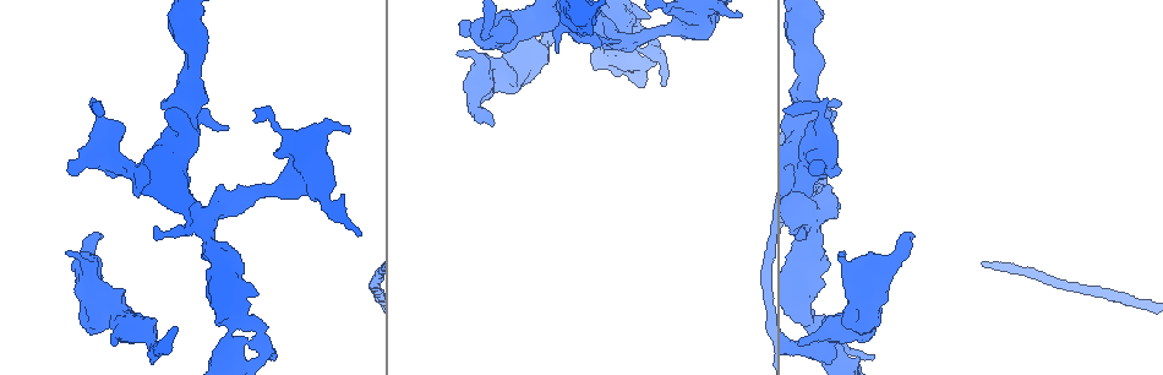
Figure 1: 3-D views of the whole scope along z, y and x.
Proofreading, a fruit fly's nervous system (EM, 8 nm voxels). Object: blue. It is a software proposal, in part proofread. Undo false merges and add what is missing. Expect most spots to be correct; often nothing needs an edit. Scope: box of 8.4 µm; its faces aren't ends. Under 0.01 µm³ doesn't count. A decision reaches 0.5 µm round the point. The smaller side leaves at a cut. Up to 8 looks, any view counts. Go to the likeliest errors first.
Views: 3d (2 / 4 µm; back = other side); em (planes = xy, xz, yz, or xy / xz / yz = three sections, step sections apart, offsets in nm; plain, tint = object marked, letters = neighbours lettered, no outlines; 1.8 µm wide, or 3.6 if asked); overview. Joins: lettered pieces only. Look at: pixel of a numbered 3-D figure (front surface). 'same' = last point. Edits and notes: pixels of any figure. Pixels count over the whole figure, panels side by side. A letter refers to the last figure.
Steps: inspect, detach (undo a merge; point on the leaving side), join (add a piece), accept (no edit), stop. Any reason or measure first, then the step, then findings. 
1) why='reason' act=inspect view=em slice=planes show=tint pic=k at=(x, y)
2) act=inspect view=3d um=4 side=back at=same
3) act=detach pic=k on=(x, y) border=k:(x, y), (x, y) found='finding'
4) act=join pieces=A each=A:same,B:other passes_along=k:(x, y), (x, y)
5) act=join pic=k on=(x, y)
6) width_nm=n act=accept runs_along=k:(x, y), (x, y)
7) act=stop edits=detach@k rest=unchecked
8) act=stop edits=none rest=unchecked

why='narrows sharply' act=inspect view=3d um=2 pic=1 at=(527, 23)

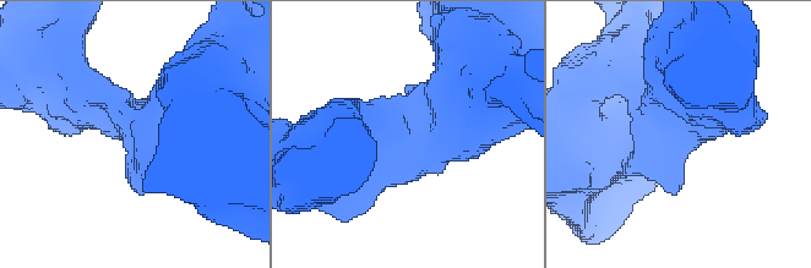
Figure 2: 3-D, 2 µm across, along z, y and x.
arms=4 act=inspect view=em slice=planes show=tint pic=2 at=(130, 116)

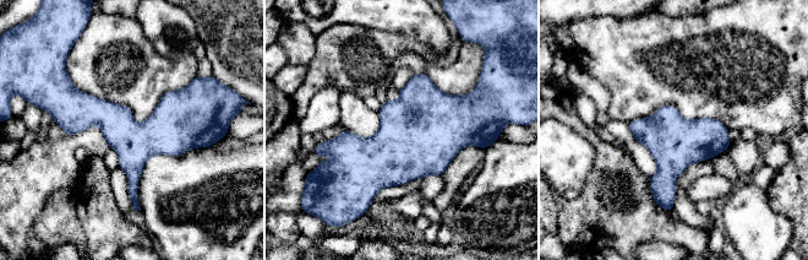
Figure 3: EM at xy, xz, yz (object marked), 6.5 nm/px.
why='what lies round it' act=inspect view=em slice=planes show=letters at=same

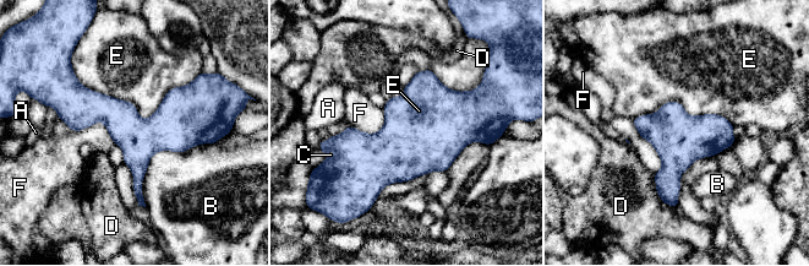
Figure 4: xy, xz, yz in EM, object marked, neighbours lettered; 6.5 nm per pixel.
act=accept each=A:other,B:other,C:other,D:other,E:other,F:other border=4:(72, 69), (142, 118), (195, 79) found='continuous, no second neuron'

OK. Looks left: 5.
why='narrows sharply' act=inspect view=em um=3.6 slice=planes show=letters pic=1 at=(856, 311)

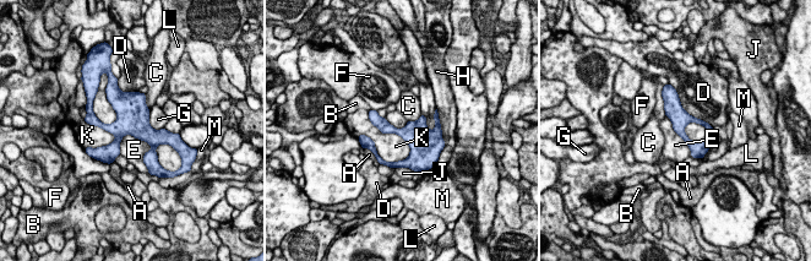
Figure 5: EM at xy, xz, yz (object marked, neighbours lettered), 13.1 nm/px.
longest_contact=K:800nm act=accept each=A:other,B:other,C:other,D:other,E:other,F:other,G:other,H:other,J:other,K:other,L:other,M:other runs_along=5:(669, 96), (681, 134), (700, 155) found='one neuron here'

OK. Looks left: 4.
act=inspect view=3d um=2 pic=1 at=(203, 229)

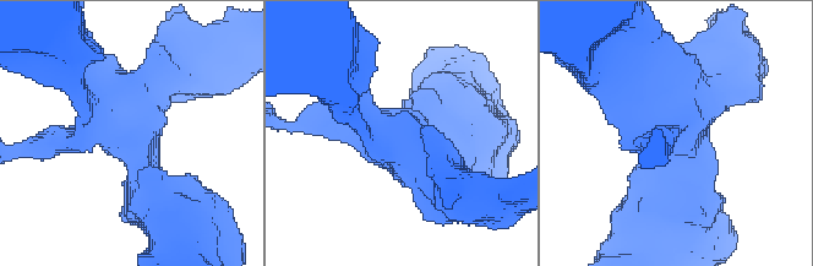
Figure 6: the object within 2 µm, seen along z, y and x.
act=inspect view=em slice=xz step=8 show=tint pic=6 at=(675, 133)

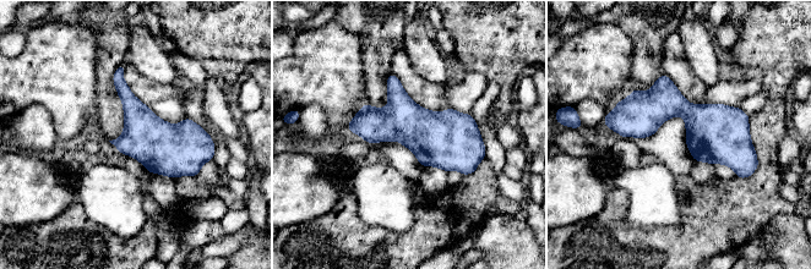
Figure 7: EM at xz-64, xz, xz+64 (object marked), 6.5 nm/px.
act=inspect view=em slice=planes show=letters at=same

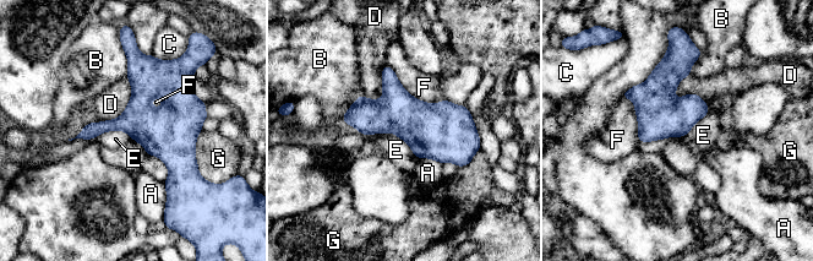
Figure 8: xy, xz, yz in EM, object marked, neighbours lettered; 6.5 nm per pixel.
width_nm=320 act=accept each=A:other,B:other,C:other,D:other,E:other,F:other,G:other border=8:(709, 112), (686, 135), (639, 143) found='all the same neuron'

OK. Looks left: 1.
act=stop edits=none rest=unchecked

